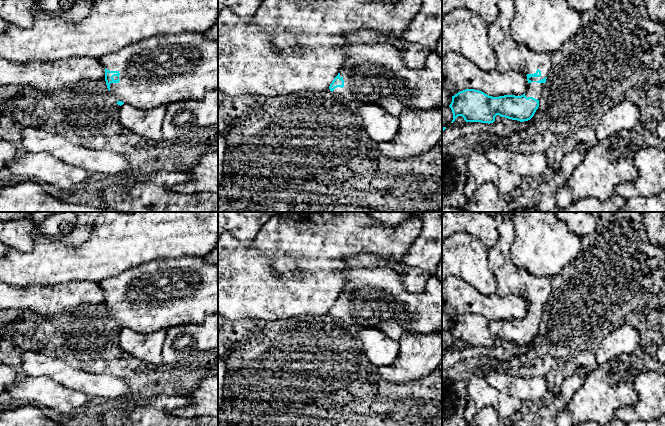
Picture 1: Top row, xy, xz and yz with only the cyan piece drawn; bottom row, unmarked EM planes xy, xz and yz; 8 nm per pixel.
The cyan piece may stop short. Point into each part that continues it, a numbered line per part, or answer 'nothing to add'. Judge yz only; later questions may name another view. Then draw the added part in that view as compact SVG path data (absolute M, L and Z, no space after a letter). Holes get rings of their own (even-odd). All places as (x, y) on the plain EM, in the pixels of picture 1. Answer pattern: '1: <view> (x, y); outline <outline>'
1: yz (511, 280); outline M494 214L499 238L488 252L488 260L497 282L499 296L519 295L523 298L534 298L539 293L540 301L531 301L531 305L539 305L548 301L553 285L551 277L535 277L518 268L511 258L511 246L515 239L512 217L507 214Z

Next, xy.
1: xy (154, 296); outline M198 256L161 258L132 267L120 275L101 282L109 295L118 295L119 306L110 308L110 316L118 325L141 334L168 330L174 325L196 324L218 313L218 265L211 264Z

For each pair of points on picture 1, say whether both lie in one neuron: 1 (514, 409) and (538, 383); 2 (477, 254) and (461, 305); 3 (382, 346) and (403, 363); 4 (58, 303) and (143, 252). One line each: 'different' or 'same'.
1: different
2: different
3: different
4: different

